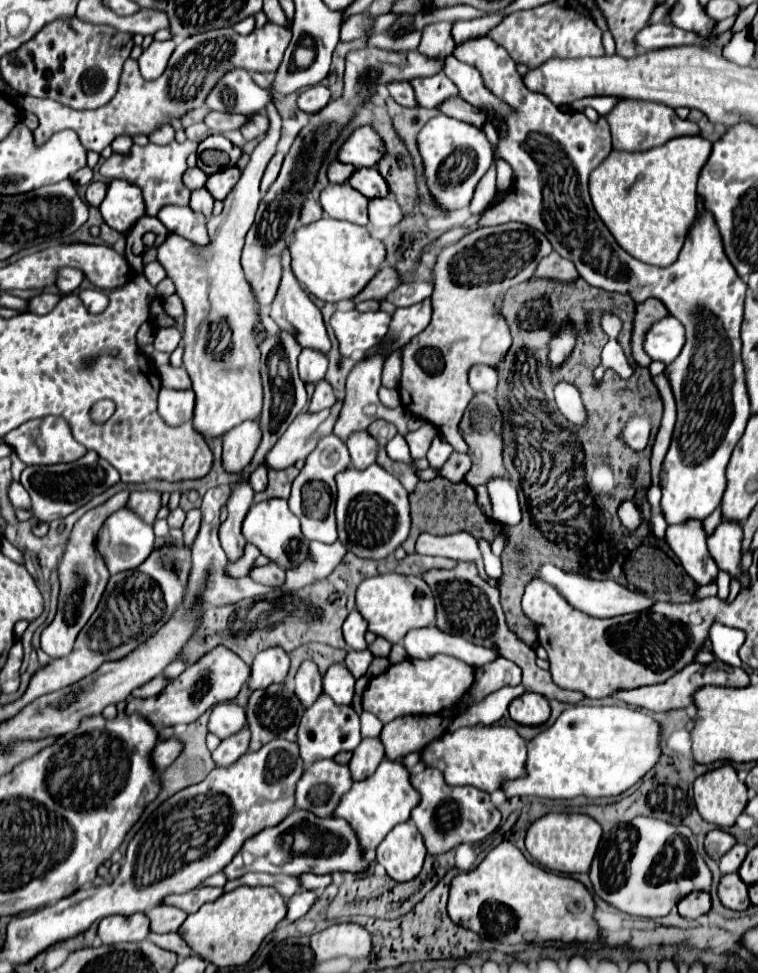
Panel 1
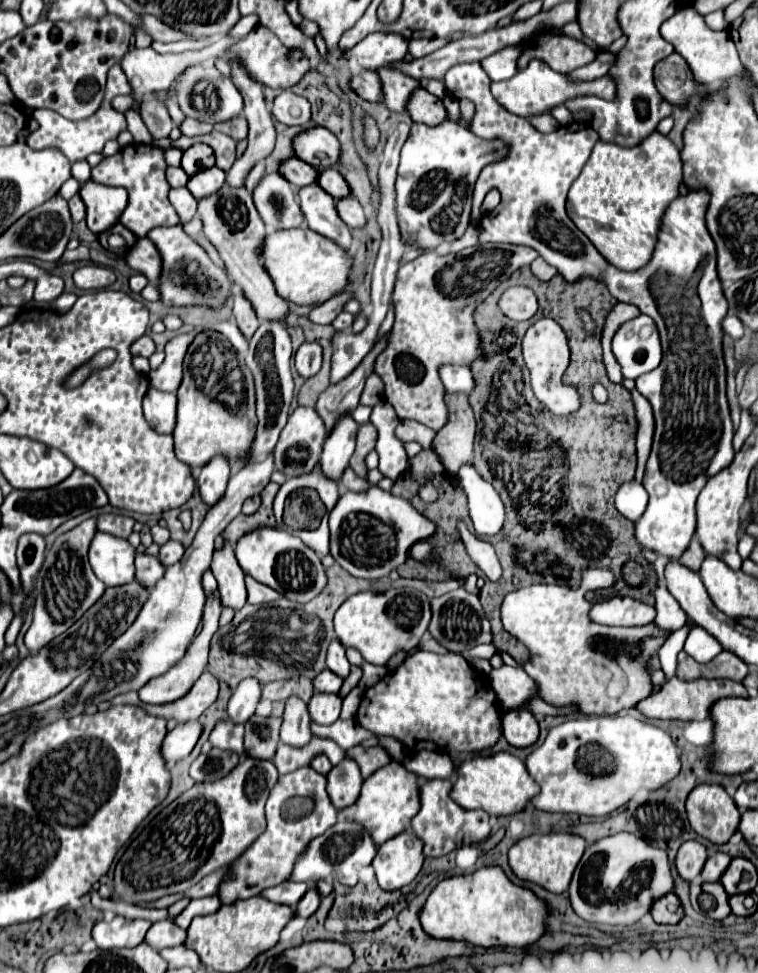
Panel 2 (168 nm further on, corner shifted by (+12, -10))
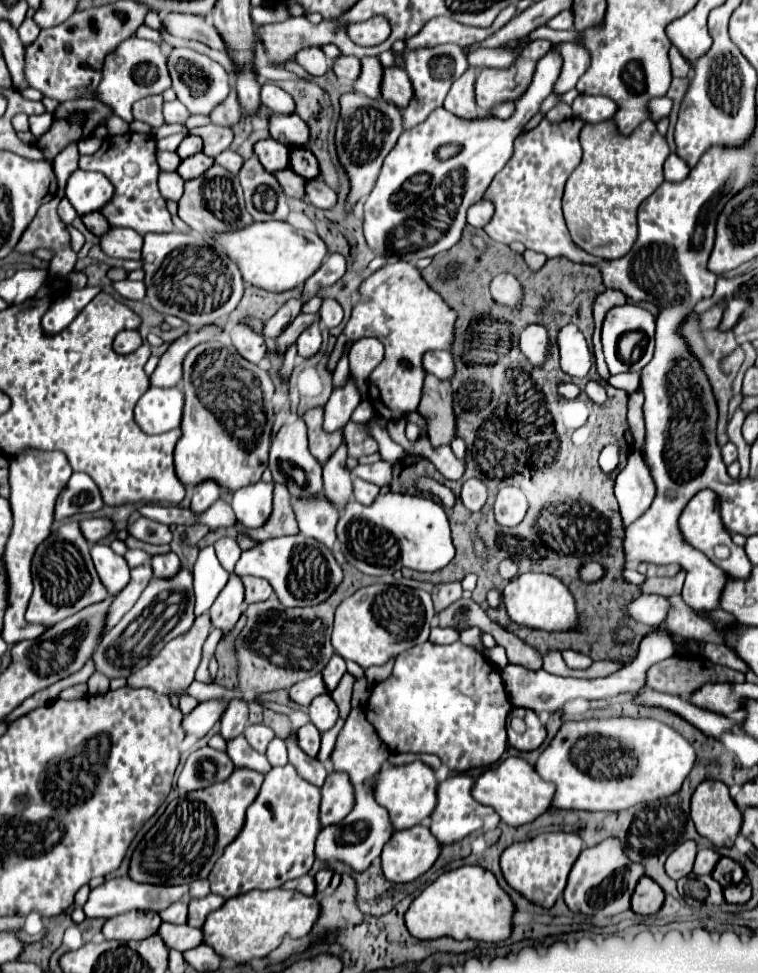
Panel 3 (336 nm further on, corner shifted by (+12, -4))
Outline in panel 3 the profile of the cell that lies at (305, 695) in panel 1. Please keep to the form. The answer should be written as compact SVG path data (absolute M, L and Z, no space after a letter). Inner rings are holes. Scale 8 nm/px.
M294 731L288 737L288 759L290 759L290 765L296 767L298 775L304 781L308 781L308 783L312 783L316 787L324 785L326 775L328 775L326 769L324 769L324 765L320 761L316 761L316 759L304 755L304 751L300 751L300 747L296 747L296 735L294 735Z

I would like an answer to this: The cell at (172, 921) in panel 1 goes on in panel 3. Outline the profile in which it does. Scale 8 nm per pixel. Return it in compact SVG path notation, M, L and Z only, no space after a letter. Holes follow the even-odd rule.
M162 923L158 931L166 943L168 949L176 951L188 951L198 947L204 941L202 929L194 929L190 925L172 925L172 923Z

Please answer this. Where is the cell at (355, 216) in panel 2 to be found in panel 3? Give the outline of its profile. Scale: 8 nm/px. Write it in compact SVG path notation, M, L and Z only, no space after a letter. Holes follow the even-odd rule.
M320 177L306 179L304 181L304 191L306 191L308 201L318 209L330 209L336 203L336 191L330 189Z

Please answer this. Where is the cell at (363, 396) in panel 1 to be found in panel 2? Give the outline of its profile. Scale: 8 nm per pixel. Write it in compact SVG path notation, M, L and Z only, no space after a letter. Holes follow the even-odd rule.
M344 413L338 417L336 425L324 441L324 449L320 455L320 465L326 477L340 479L340 473L344 473L344 469L348 467L348 461L354 453L358 427L360 423L354 421L352 413Z

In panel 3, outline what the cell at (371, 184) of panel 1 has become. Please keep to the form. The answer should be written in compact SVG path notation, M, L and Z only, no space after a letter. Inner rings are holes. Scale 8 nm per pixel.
M304 147L290 149L290 169L304 179L314 179L318 175L316 157Z

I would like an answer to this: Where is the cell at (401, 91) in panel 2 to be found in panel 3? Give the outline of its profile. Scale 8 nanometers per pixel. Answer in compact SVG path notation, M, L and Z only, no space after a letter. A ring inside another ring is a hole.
M376 57L360 59L360 75L354 81L354 91L372 99L380 99L380 71L382 65Z

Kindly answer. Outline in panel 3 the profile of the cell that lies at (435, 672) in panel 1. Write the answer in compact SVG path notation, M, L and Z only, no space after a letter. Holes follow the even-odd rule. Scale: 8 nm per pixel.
M426 641L400 653L396 657L392 675L372 687L366 717L392 753L432 753L438 755L442 765L446 765L450 771L462 773L468 769L488 767L502 757L508 745L506 717L510 709L512 703L506 697L498 667L494 667L482 653L464 645L462 641L450 645Z

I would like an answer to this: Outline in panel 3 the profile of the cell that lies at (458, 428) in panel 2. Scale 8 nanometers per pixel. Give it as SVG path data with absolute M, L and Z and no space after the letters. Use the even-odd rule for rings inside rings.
M426 373L418 413L426 419L428 437L434 447L450 443L452 435L456 435L456 425L454 425L456 417L452 411L450 381L446 379L438 381L438 377L434 377L432 373Z

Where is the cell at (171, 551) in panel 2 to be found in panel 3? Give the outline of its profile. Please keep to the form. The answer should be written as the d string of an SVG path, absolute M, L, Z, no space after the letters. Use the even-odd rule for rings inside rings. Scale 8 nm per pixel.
M170 551L166 555L152 557L152 571L154 571L154 577L158 579L172 579L180 571L178 555Z

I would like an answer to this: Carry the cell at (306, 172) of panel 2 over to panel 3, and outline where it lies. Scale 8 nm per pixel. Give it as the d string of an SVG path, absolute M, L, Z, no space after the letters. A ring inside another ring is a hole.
M262 139L254 145L254 153L258 155L262 167L266 171L276 171L280 167L288 167L288 147L276 143L274 139Z

